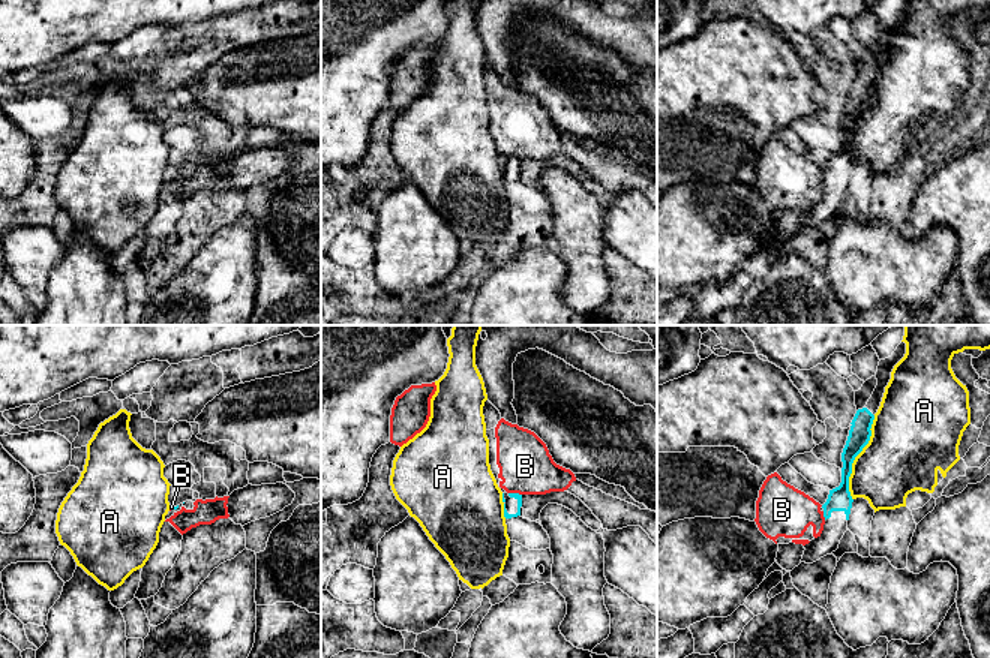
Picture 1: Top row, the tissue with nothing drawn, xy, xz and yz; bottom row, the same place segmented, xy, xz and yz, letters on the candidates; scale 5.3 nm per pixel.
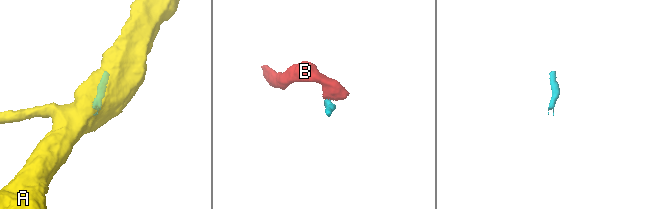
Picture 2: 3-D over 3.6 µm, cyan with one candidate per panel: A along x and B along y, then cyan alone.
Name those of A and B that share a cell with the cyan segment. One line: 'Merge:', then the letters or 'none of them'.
Merge: none of them

